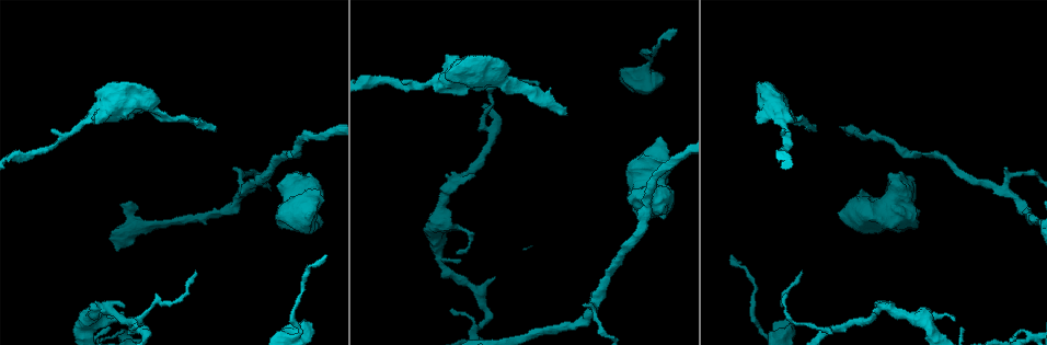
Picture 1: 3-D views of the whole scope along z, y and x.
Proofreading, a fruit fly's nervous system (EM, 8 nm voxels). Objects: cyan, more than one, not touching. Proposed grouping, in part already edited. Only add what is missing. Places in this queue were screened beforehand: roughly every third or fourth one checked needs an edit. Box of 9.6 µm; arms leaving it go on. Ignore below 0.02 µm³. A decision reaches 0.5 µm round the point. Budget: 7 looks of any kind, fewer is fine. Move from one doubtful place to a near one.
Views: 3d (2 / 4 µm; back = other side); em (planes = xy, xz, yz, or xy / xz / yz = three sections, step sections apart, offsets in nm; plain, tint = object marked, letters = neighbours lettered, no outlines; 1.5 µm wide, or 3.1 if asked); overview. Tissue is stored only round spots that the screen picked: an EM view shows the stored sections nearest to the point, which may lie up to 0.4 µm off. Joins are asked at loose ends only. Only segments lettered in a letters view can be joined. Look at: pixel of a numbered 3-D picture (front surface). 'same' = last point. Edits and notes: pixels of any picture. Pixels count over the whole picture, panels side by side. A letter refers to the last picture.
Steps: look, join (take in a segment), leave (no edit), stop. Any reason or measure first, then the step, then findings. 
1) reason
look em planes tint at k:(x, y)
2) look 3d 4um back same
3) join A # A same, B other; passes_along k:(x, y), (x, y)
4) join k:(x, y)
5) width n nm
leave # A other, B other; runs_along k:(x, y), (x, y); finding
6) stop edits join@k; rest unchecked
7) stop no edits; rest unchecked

free end
look em planes tint at 1:(566, 114)

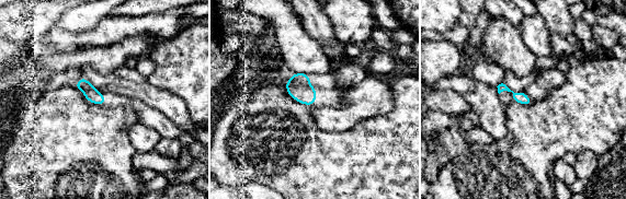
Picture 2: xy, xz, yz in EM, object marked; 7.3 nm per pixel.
look em planes letters same

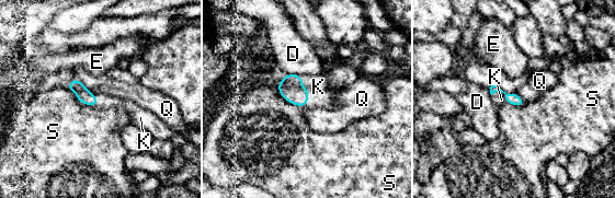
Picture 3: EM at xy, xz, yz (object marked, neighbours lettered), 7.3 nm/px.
join K # D other, E other, K same, Q other, S other; passes_along 3:(511, 98), (502, 92), (499, 98); it goes on there

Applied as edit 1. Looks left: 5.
see it whole again
look overview

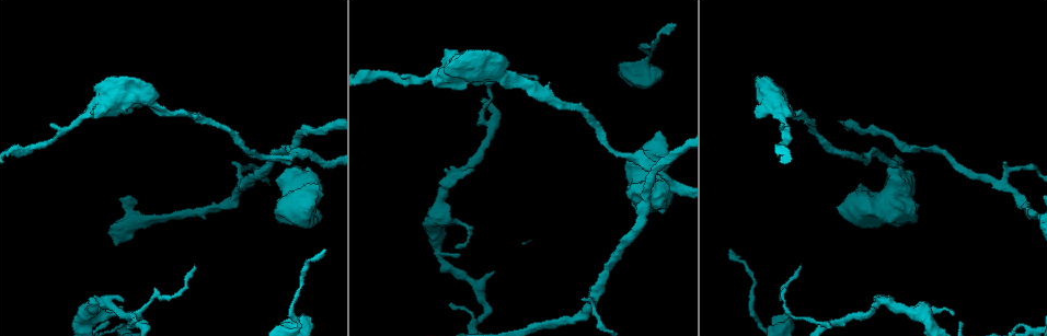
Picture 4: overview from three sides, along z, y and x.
free end
look em planes letters at 4:(659, 134)

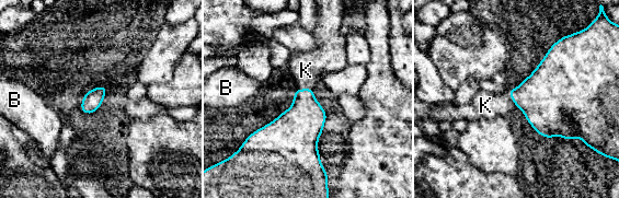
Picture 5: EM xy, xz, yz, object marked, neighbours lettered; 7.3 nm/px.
join K # B other, K same; passes_along 5:(302, 123), (304, 89), (306, 70); it goes on there

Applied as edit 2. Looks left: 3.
see it whole again
look overview

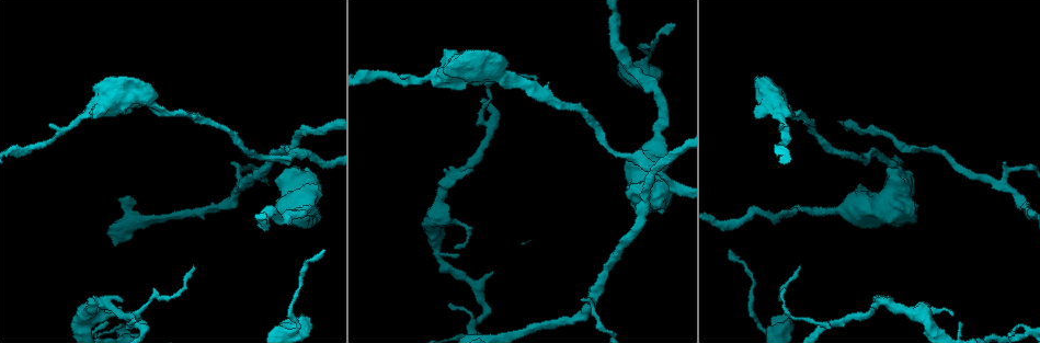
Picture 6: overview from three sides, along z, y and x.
thin end
look 3d 2um at 6:(324, 249)

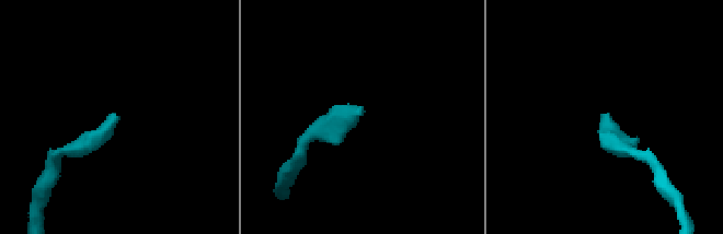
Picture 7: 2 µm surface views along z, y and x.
now the EM
look em planes letters at 7:(117, 119)

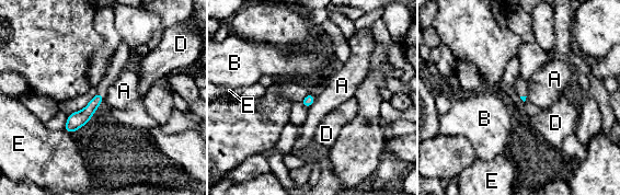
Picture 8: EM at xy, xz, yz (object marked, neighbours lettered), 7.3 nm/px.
leave # A other, B other, D other, E other; runs_along 8:(100, 98), (68, 127); no lettered segment goes on from it

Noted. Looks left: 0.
stop edits join@3, join@5; rest unchecked

